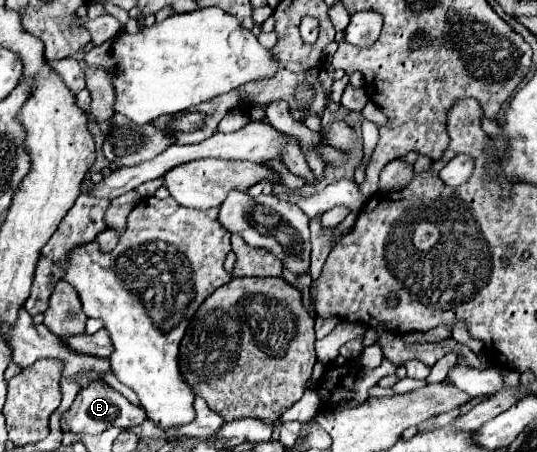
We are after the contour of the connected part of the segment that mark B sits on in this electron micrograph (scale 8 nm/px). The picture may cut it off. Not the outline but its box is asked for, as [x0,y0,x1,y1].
[62,383,146,435]

